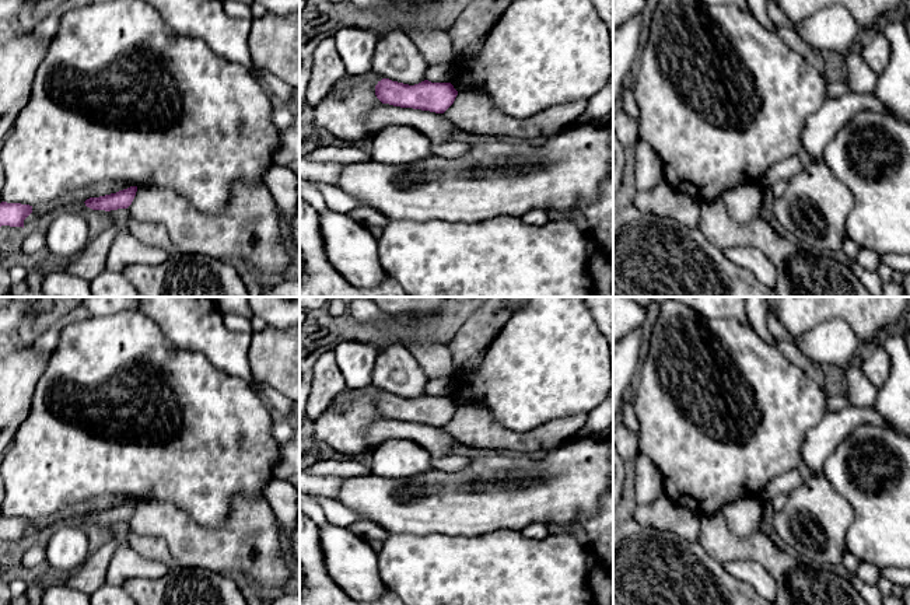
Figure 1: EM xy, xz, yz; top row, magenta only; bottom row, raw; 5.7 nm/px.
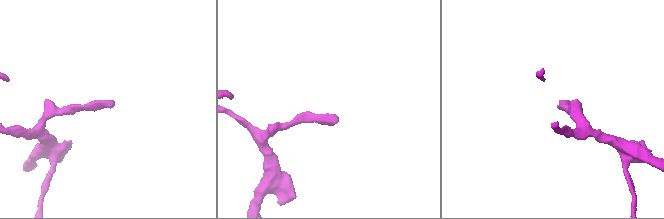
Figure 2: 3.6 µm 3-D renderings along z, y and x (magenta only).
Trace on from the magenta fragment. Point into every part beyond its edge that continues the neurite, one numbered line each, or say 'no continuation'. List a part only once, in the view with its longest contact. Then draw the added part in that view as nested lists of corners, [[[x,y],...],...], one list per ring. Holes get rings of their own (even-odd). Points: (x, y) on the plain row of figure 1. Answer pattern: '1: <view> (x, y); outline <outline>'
no continuation

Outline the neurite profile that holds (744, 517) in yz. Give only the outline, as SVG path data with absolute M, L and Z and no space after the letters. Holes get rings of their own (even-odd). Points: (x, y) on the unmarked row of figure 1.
M746 496L734 503L728 503L721 514L728 528L736 536L750 536L760 531L763 520L763 500L760 496Z

